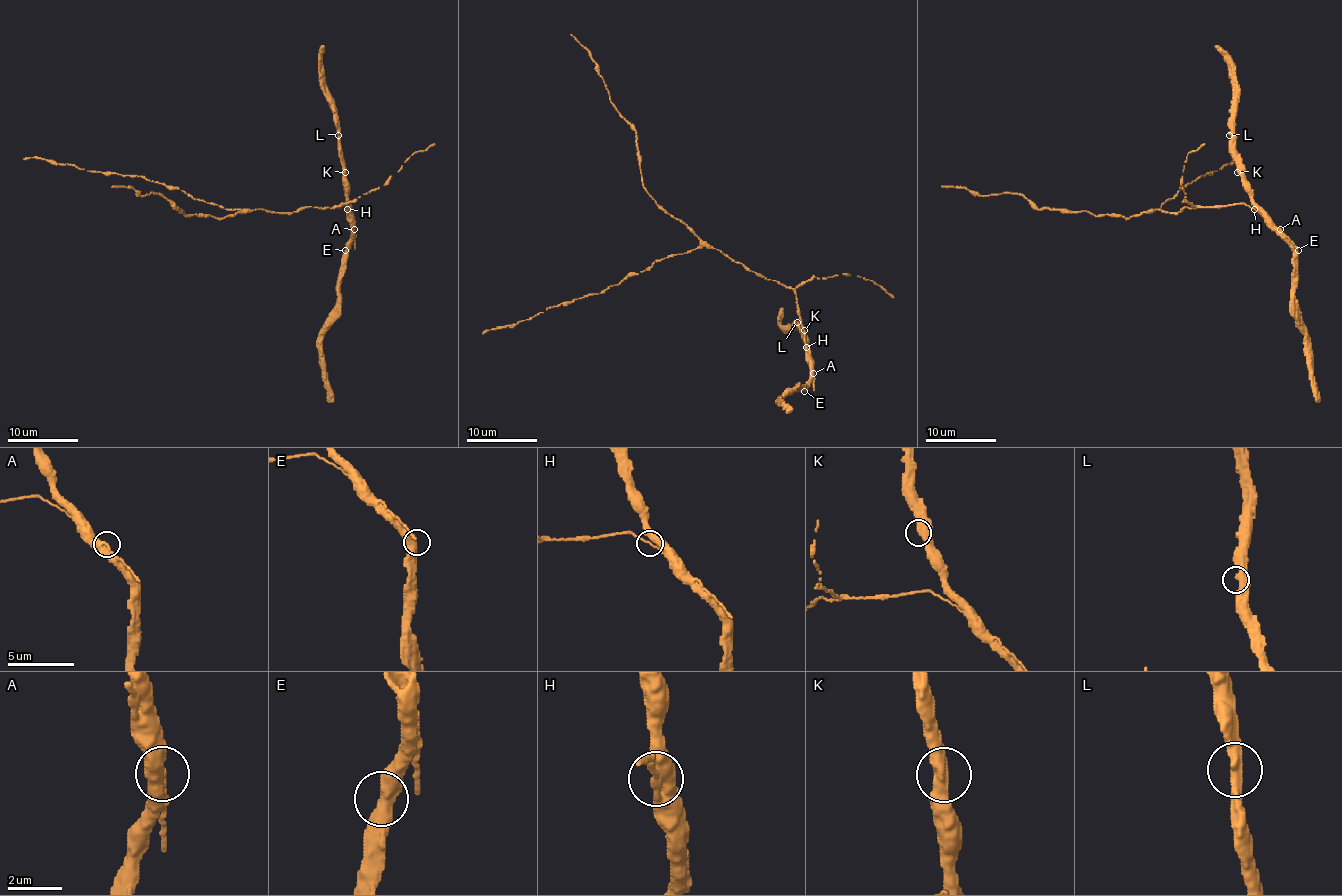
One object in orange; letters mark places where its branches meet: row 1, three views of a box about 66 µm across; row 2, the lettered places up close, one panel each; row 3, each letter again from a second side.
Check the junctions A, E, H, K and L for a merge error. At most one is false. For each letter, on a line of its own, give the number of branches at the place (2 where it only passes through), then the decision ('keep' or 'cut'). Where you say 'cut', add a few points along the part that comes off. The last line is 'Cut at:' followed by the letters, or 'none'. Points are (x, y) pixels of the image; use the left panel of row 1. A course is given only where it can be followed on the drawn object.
A: 2 | keep
E: 2 | keep
H: 2 | keep
K: 2 | keep
L: 2 | keep
Cut at: none

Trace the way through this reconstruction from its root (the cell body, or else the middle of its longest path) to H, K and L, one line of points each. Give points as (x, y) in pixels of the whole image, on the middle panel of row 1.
H: (753, 272), (778, 281), (794, 291), (806, 346)
K: (753, 272), (778, 281), (794, 291), (806, 345), (804, 330)
L: (753, 272), (778, 281), (794, 291), (806, 345), (797, 322)

